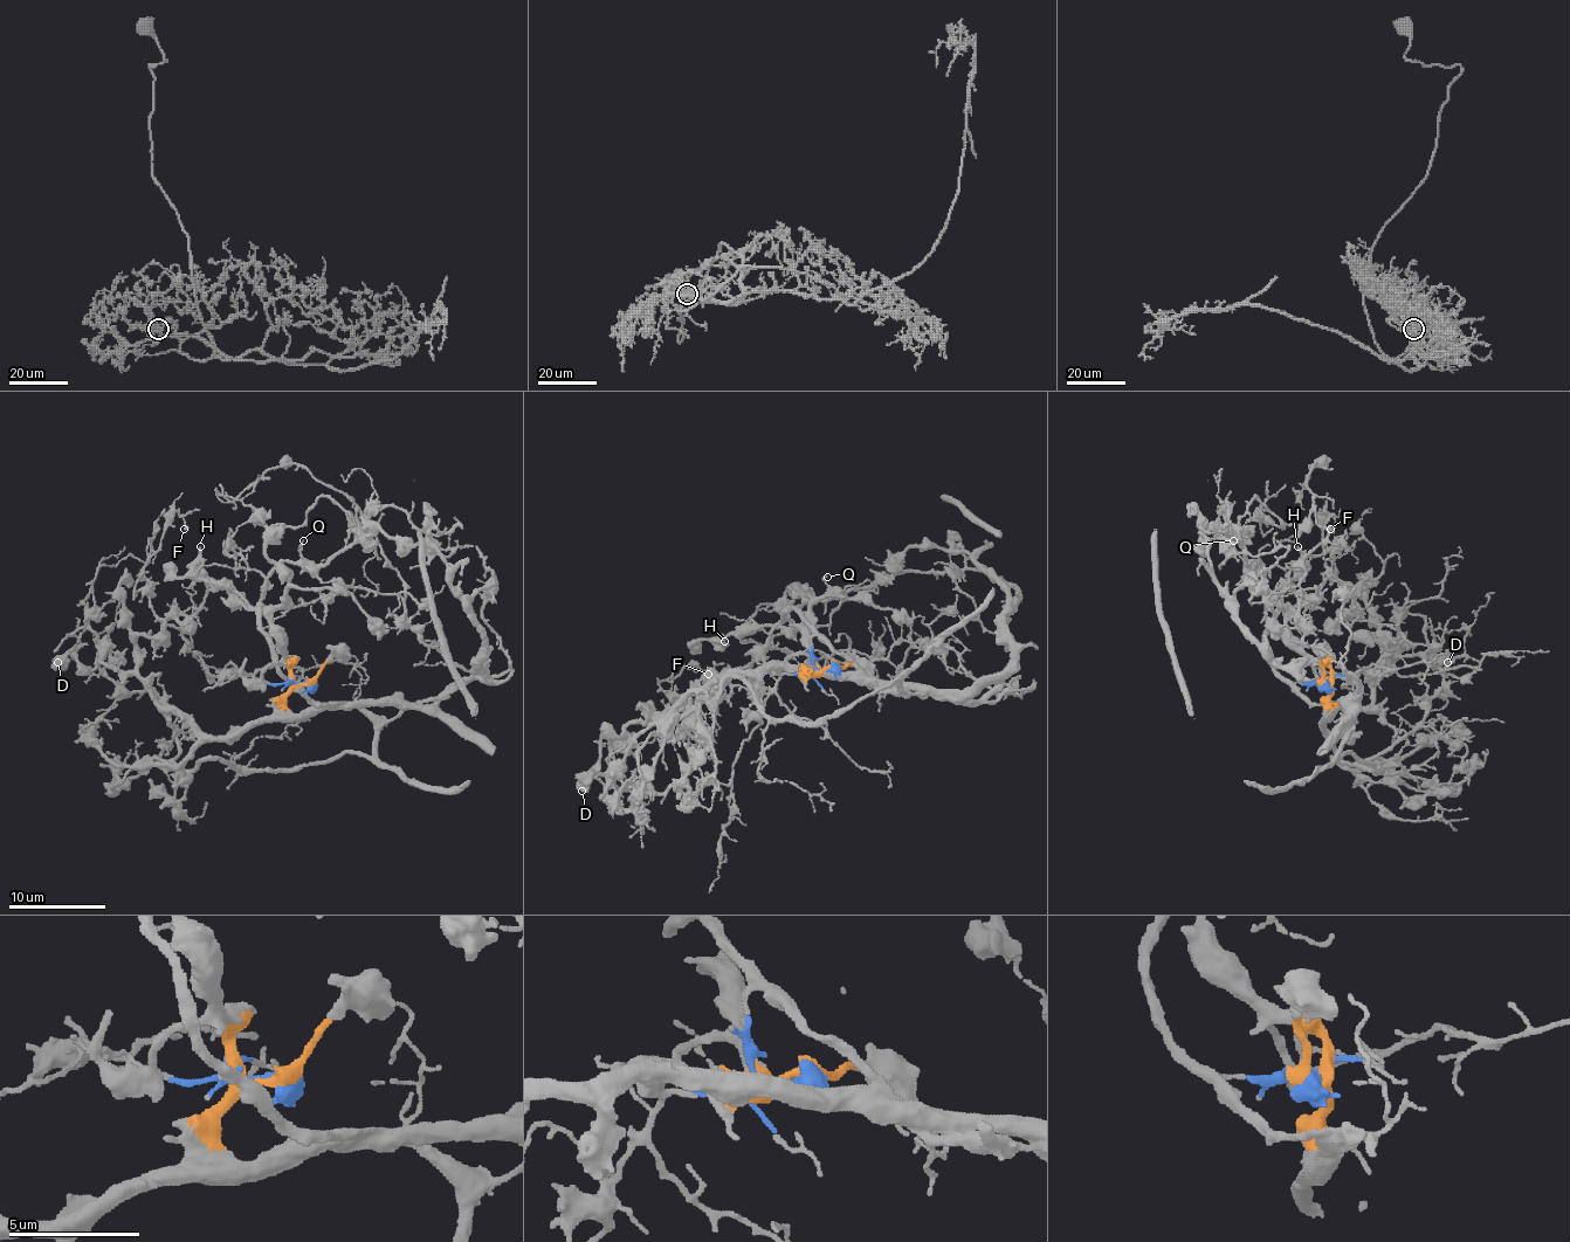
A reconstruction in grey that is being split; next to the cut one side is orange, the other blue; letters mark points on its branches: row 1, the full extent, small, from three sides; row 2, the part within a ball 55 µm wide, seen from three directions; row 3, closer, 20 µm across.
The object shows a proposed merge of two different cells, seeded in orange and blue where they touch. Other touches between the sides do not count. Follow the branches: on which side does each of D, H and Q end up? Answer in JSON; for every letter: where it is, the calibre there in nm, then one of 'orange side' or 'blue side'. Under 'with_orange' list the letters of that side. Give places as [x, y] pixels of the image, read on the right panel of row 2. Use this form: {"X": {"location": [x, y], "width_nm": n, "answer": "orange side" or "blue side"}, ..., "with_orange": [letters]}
{"D": {"location": [1447, 662], "width_nm": 550, "answer": "orange side"}, "H": {"location": [1297, 546], "width_nm": 200, "answer": "orange side"}, "Q": {"location": [1233, 540], "width_nm": 110, "answer": "blue side"}, "with_orange": ["D", "H"]}

